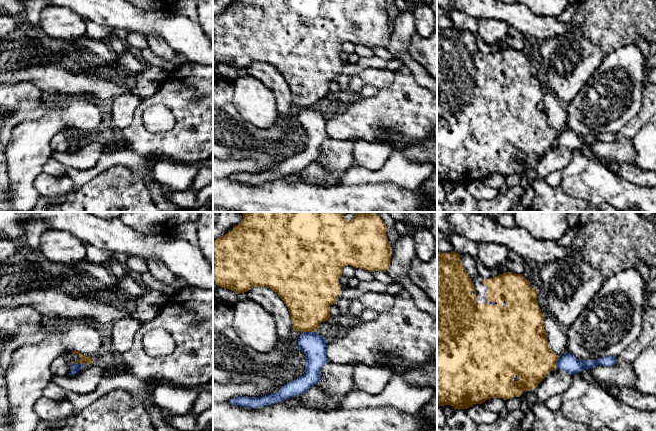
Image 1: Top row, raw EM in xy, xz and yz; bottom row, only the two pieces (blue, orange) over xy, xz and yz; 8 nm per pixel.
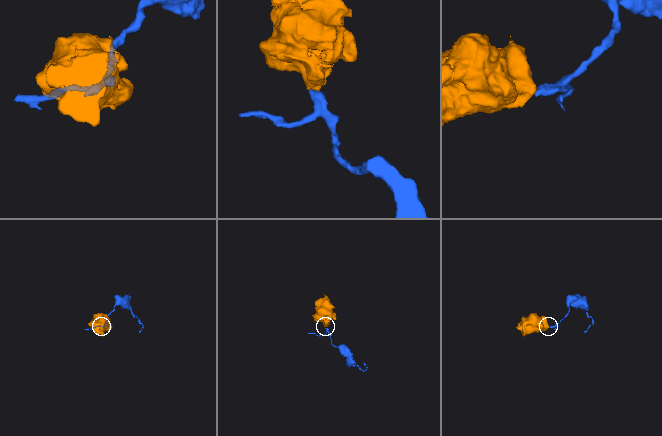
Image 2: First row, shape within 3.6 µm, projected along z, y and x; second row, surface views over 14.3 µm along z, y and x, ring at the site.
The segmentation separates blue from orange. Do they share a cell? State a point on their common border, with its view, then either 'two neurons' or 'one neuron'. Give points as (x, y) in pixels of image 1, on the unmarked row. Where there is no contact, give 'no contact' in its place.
xy (79, 140) | two neurons

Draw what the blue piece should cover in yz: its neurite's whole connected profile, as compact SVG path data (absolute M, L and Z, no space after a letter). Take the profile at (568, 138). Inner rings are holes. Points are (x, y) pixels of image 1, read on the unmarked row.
M565 129L557 136L556 144L566 147L570 150L577 150L584 145L593 145L596 142L610 143L617 139L617 134L612 132L604 132L594 136L579 136L570 129Z

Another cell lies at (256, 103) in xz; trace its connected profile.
M246 75L234 82L232 103L241 117L264 129L277 122L278 109L275 93L262 81Z

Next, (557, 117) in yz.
M551 91L544 93L543 100L549 124L557 131L561 130L567 124L567 111L561 107L559 99Z

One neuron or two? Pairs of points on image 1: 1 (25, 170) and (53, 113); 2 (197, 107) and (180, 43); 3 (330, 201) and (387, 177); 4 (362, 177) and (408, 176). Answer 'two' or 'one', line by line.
1: one
2: two
3: two
4: one

